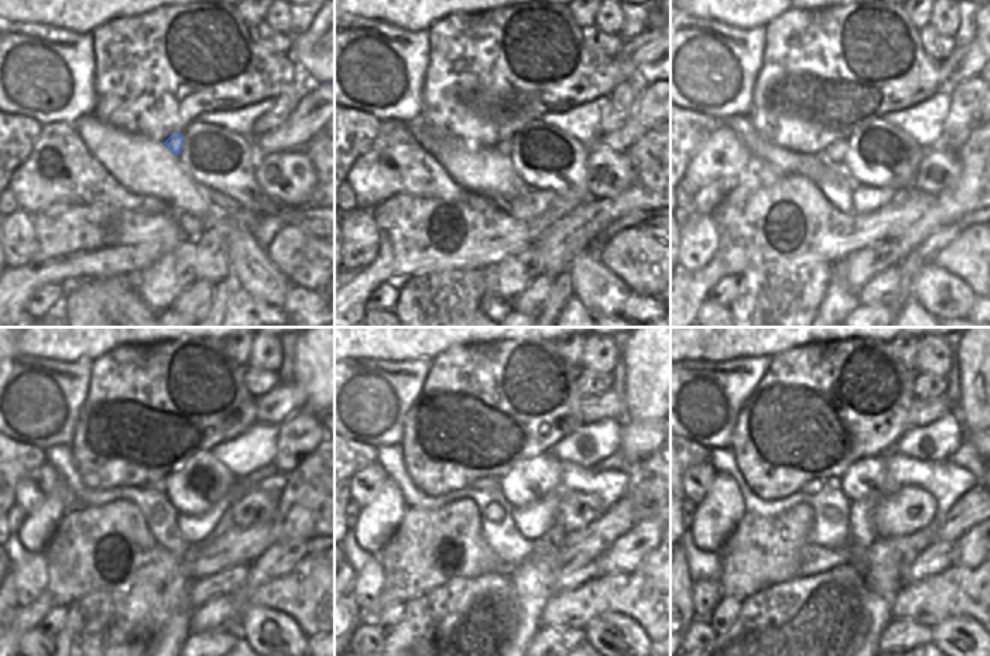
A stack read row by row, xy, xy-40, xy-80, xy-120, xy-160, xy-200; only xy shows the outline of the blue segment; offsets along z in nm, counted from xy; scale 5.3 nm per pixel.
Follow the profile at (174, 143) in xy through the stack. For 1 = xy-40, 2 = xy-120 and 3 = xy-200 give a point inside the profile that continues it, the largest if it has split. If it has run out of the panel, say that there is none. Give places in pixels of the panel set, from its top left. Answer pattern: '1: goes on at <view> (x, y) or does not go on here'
1: goes on at xy-40 (504, 146)
2: goes on at xy-120 (158, 485)
3: goes on at xy-200 (815, 485)

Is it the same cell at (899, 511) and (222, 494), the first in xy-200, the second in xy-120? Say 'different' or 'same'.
different

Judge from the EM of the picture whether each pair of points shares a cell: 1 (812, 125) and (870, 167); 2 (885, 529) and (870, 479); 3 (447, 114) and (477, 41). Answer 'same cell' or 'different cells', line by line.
1: different cells
2: different cells
3: same cell

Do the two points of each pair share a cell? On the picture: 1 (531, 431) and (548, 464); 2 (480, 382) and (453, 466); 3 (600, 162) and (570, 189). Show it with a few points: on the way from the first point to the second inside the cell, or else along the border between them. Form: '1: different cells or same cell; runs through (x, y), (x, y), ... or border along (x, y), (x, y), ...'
1: different cells; border along (548, 451), (524, 458), (512, 470)
2: same cell; runs through (455, 412), (416, 430), (423, 452)
3: different cells; border along (590, 149), (588, 189), (596, 197)

